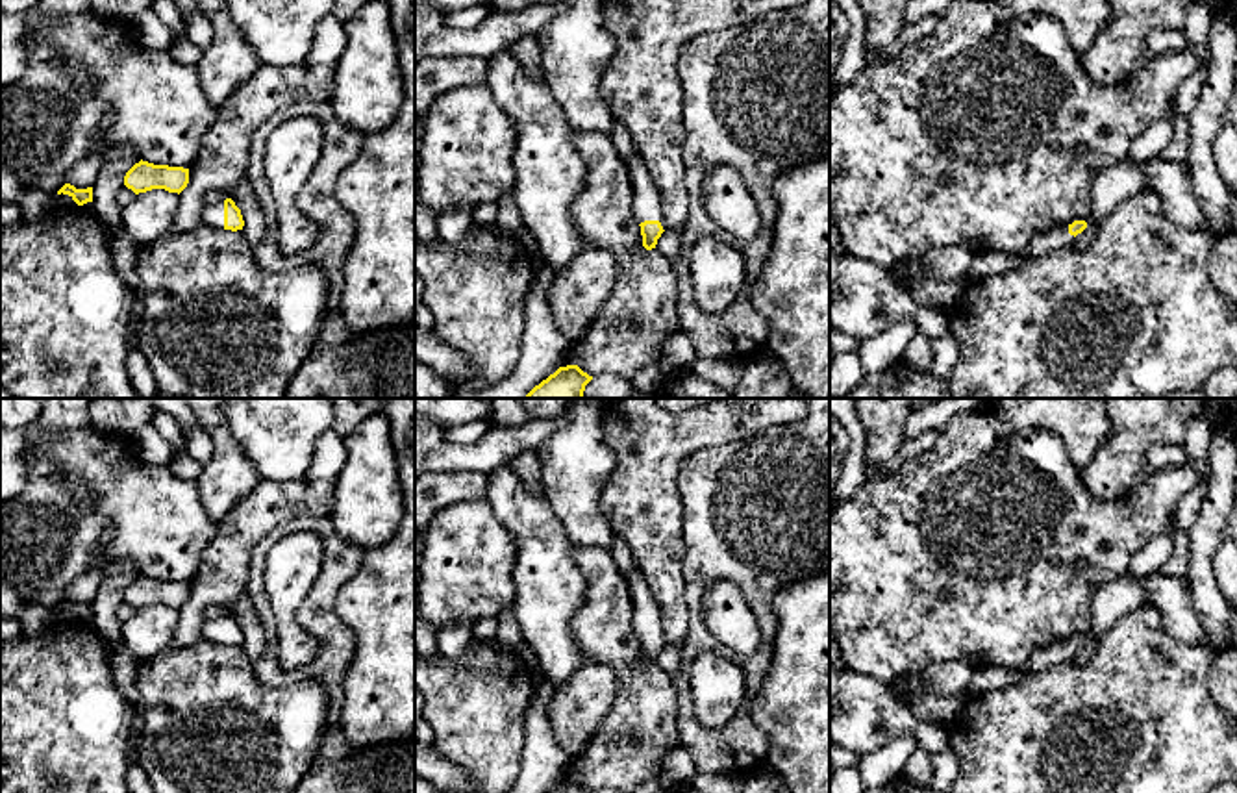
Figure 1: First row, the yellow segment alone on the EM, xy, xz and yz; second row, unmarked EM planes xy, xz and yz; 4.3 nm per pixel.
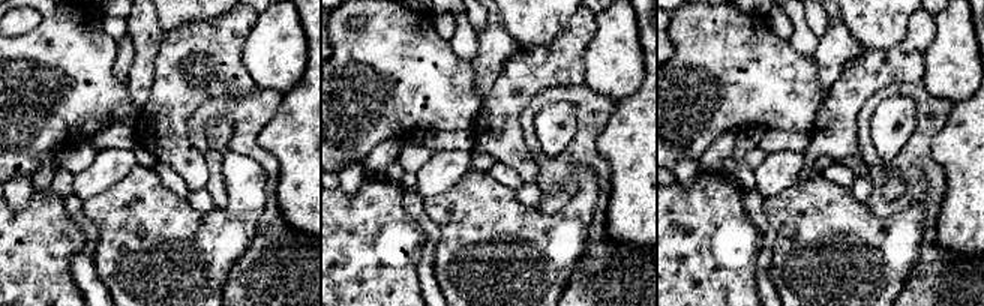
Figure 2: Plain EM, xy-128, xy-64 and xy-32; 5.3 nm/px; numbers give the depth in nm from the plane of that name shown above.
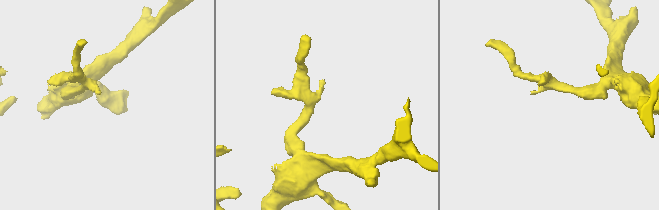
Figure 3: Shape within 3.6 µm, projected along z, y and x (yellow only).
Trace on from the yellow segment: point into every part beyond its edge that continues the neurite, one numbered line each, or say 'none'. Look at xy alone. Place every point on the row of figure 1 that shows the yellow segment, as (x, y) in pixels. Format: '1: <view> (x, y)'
1: xy (213, 215)

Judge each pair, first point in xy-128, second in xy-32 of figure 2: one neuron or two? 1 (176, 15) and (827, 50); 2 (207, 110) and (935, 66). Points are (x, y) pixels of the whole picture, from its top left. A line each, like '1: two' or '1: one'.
1: two
2: two

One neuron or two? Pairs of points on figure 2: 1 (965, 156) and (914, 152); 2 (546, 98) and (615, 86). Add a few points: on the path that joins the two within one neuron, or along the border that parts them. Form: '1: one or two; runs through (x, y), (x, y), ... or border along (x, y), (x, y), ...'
1: two; border along (947, 122), (930, 143), (945, 186)
2: two; border along (585, 83), (615, 101)

